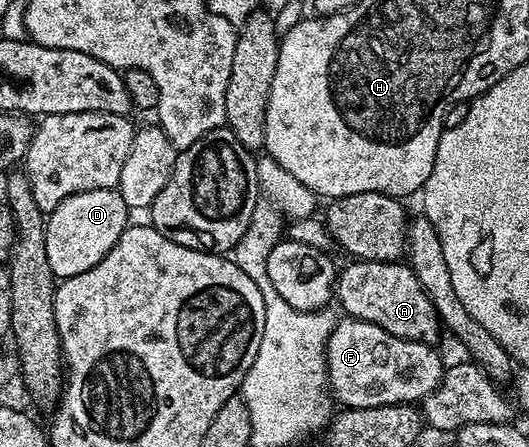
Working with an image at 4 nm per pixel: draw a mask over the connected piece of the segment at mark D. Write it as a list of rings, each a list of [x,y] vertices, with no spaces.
[[[118,189],[81,191],[80,194],[70,195],[64,202],[60,202],[49,213],[45,230],[48,264],[54,276],[63,280],[96,266],[130,226],[129,216],[132,216],[131,209]]]

